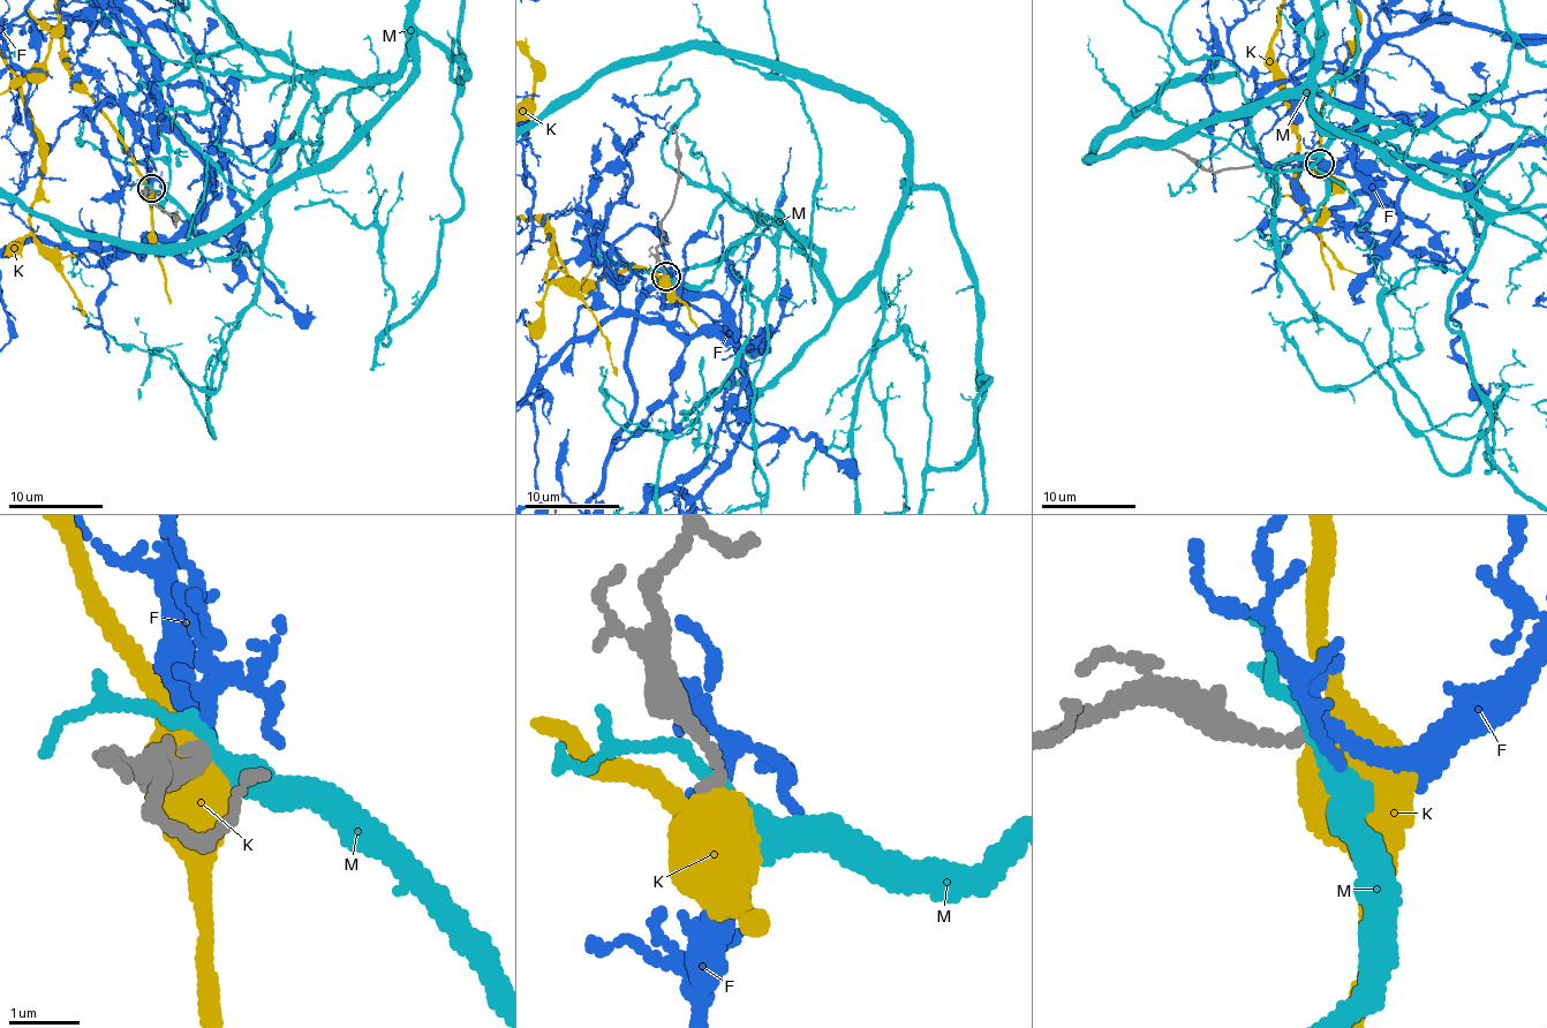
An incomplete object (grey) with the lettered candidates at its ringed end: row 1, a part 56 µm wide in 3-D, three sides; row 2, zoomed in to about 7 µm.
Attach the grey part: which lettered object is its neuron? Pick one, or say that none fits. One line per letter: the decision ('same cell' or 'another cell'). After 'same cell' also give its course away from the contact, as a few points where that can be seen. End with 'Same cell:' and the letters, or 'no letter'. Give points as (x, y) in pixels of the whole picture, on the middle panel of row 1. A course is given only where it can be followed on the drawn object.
F: same cell
K: another cell
M: another cell
Same cell: F

